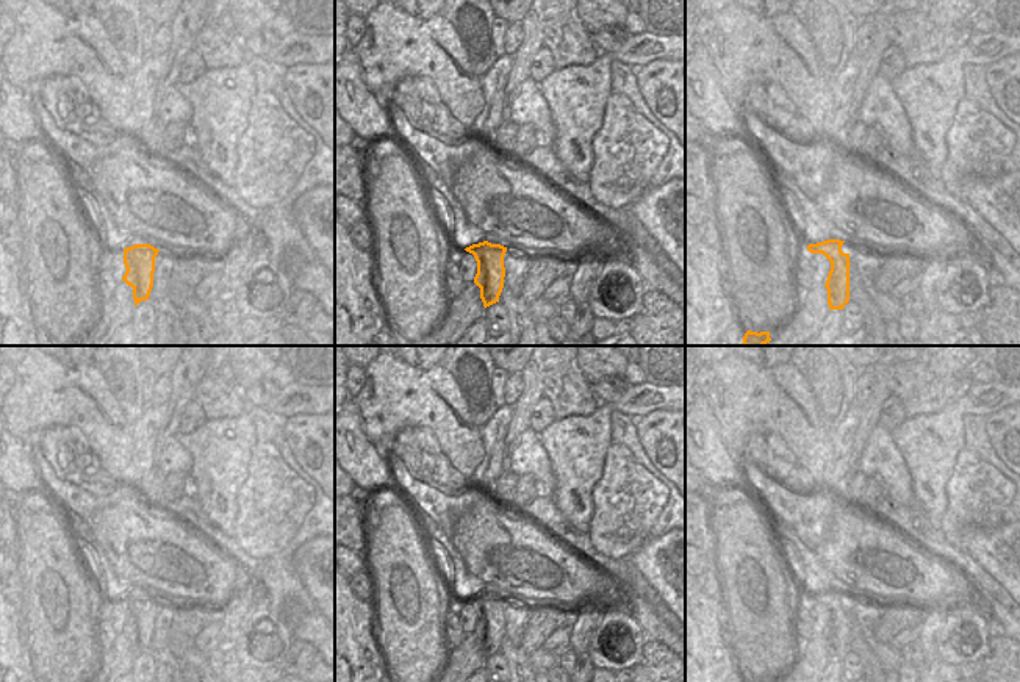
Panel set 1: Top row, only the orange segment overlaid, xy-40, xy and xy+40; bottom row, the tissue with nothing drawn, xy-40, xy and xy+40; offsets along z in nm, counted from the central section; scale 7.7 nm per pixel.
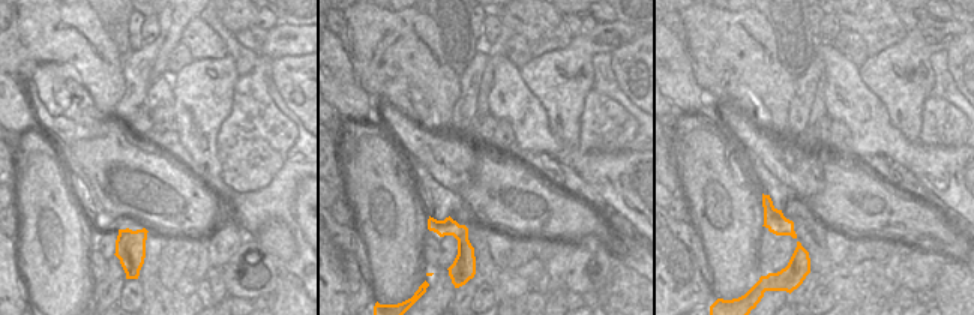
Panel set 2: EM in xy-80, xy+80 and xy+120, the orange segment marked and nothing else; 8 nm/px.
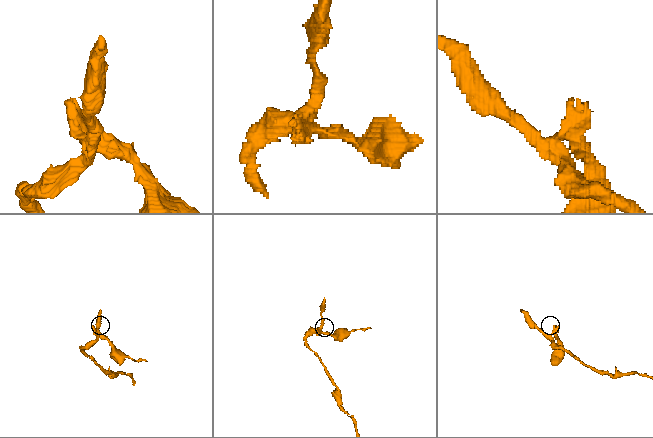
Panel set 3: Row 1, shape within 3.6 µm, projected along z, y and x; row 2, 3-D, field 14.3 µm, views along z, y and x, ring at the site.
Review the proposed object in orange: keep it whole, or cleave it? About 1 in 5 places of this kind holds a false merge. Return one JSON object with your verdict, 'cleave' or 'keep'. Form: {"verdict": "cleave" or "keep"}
{"verdict": "cleave"}

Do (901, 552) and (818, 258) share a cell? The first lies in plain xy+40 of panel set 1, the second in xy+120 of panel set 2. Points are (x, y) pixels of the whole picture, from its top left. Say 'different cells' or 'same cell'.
different cells

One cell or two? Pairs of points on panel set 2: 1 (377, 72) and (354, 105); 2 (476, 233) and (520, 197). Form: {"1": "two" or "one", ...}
{"1": "two", "2": "two"}

